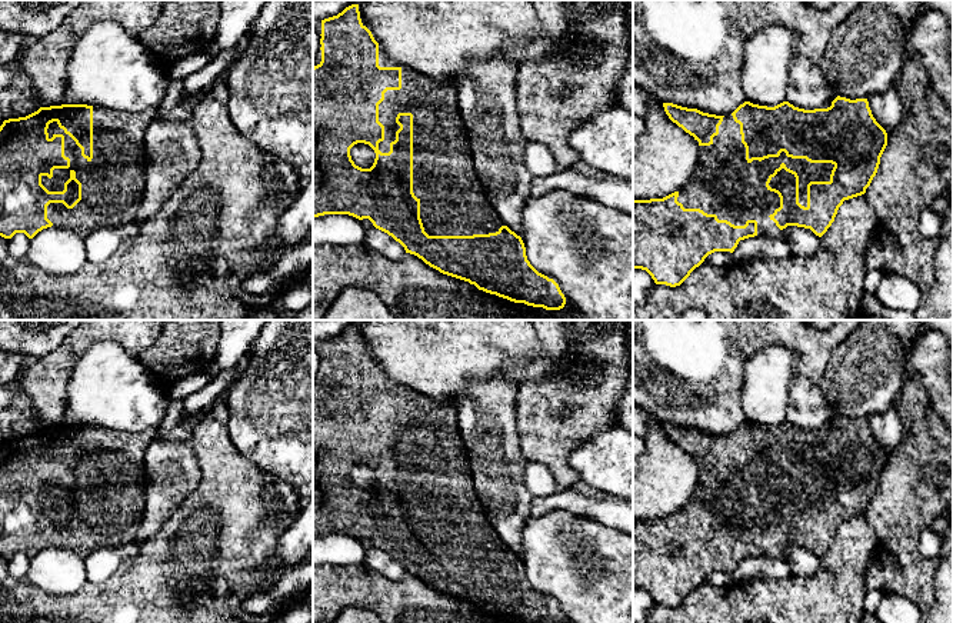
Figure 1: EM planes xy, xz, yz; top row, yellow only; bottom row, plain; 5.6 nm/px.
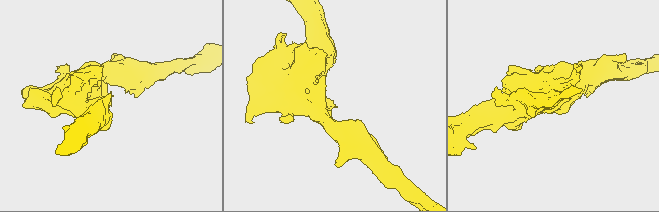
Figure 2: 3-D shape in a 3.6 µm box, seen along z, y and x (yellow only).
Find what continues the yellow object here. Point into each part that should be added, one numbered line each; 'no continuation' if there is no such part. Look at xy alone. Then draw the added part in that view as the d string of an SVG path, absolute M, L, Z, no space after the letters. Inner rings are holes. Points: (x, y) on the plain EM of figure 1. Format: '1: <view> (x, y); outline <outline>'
1: xy (112, 505); outline M94 426L90 482L57 442L49 444L49 459L64 456L70 487L54 489L51 499L41 496L41 504L49 512L63 512L71 490L81 503L81 520L73 529L63 523L47 526L47 539L54 547L67 547L86 559L91 552L114 549L136 539L146 506L144 453L156 437L154 427L133 433Z

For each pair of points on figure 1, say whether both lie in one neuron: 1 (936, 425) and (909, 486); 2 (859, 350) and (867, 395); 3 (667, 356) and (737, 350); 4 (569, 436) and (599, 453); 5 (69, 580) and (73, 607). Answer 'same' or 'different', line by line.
1: different
2: same
3: same
4: different
5: different

